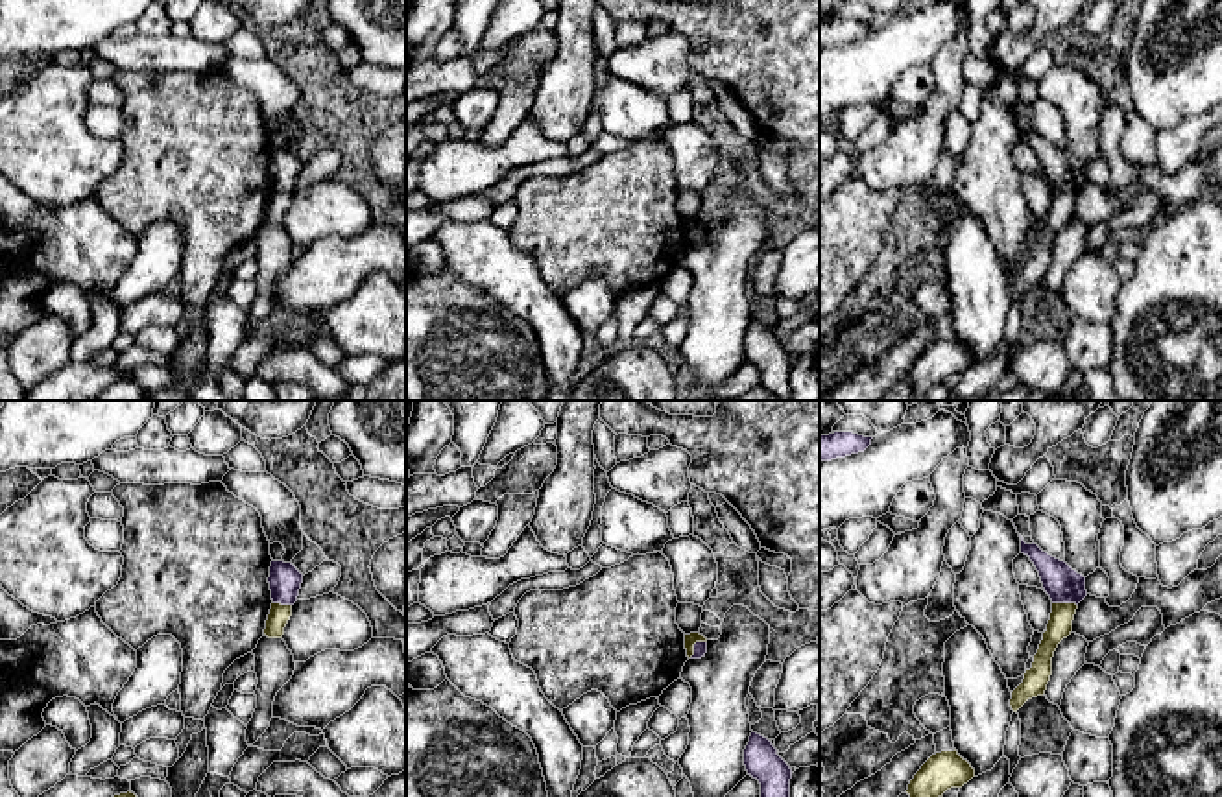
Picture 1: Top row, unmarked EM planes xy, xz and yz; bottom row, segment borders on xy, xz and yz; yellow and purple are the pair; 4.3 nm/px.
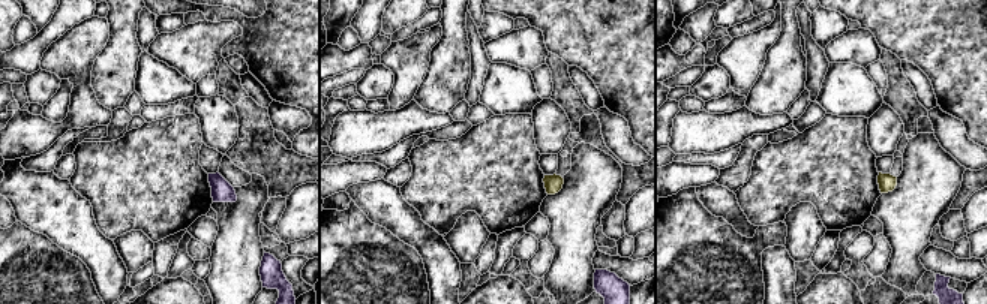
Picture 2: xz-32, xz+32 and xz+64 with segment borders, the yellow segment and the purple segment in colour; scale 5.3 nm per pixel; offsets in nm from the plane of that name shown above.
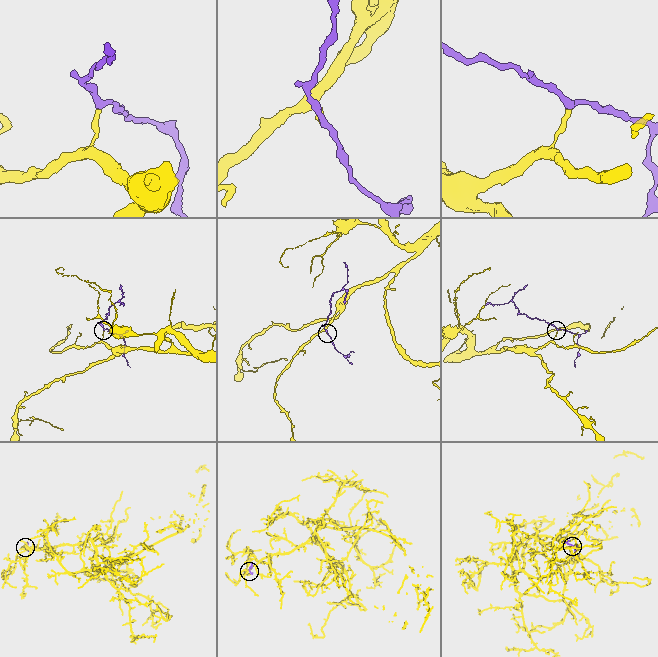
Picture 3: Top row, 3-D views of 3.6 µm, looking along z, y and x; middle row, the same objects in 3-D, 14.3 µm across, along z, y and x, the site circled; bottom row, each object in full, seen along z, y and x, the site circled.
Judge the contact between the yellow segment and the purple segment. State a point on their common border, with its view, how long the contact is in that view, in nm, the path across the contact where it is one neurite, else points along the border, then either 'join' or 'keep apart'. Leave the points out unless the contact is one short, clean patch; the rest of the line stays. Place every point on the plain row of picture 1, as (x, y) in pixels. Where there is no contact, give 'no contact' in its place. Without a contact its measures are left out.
xz (693, 233) | 110 nm | along xz (706, 227), (698, 227), (689, 244) | keep apart

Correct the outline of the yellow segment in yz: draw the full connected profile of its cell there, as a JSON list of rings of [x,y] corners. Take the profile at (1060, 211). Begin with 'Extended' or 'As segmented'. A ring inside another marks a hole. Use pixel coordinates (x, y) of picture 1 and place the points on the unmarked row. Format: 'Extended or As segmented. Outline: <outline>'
As segmented. Outline: [[[1052,190],[1050,207],[1032,255],[1026,256],[1023,269],[1012,279],[1010,293],[1017,299],[1028,286],[1043,282],[1052,262],[1052,244],[1058,231],[1072,218],[1076,190]]]

